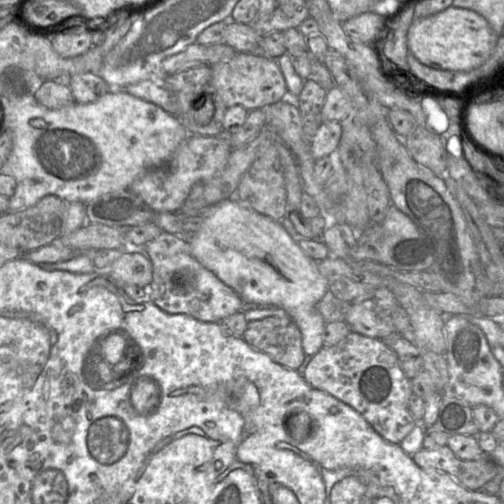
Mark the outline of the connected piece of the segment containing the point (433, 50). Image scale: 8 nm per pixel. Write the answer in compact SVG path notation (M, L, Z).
M450 6L427 18L414 19L407 34L408 51L422 64L451 71L468 71L481 66L495 45L495 33L475 11Z

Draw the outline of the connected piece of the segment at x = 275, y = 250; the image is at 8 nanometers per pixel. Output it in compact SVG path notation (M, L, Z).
M226 198L201 211L200 226L194 236L189 240L189 245L191 254L195 257L195 259L205 268L212 271L223 283L238 293L244 303L248 305L257 304L263 307L279 307L285 310L287 315L292 318L301 332L302 348L305 355L314 356L323 347L323 335L326 322L321 313L318 311L317 304L321 301L329 289L328 281L319 272L317 261L309 257L302 250L298 243L285 230L284 226L281 224L281 221L273 220L271 217L257 212L248 202L243 202L237 198Z

